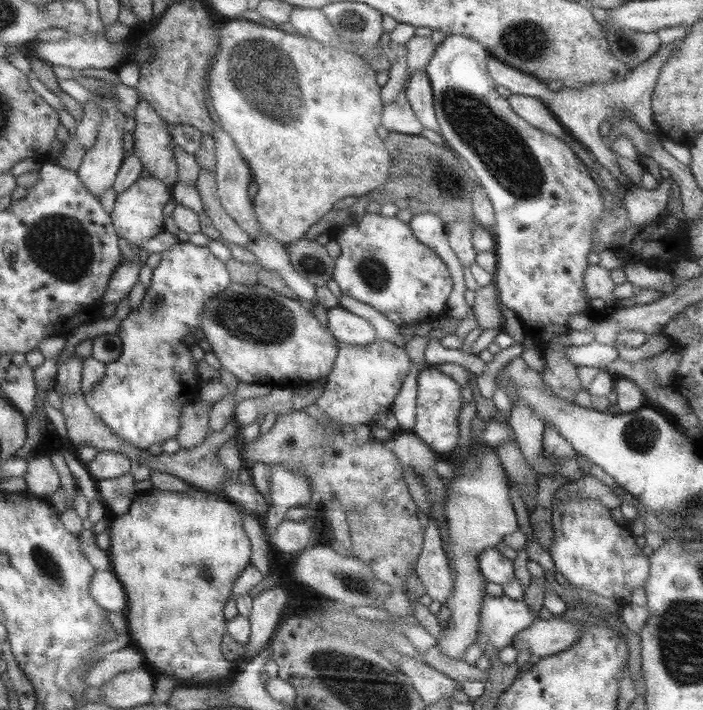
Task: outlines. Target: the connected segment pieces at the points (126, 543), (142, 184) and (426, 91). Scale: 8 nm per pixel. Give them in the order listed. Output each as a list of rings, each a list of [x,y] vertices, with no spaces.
[[[152,487],[145,492],[138,493],[132,501],[132,505],[127,513],[113,516],[108,525],[111,538],[109,547],[112,558],[112,570],[118,575],[123,587],[127,592],[129,607],[126,616],[128,620],[128,632],[136,640],[136,644],[143,650],[146,663],[148,662],[157,671],[166,673],[178,680],[181,686],[210,686],[219,685],[232,676],[232,666],[235,662],[226,660],[221,649],[221,642],[226,632],[227,620],[222,612],[224,604],[231,598],[232,586],[238,580],[240,574],[246,566],[250,566],[251,544],[250,539],[243,529],[243,512],[232,500],[226,496],[210,494],[211,492],[194,488],[186,491],[167,491]]]
[[[140,177],[128,190],[116,197],[114,210],[110,215],[115,233],[135,249],[140,249],[143,242],[164,230],[165,218],[162,209],[166,202],[173,198],[172,189],[172,186],[166,186],[157,178]]]
[[[418,69],[411,74],[405,93],[423,128],[434,130],[441,135],[434,108],[433,88],[426,69]]]

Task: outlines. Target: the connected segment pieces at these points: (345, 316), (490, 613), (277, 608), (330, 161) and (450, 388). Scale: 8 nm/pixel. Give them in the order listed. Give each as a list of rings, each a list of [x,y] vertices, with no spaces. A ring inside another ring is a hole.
[[[340,305],[327,309],[327,318],[327,328],[340,343],[364,346],[378,340],[376,329],[370,322]]]
[[[486,595],[483,598],[480,615],[481,625],[479,626],[479,633],[474,643],[479,644],[483,652],[488,647],[494,647],[499,651],[502,647],[510,645],[511,640],[518,632],[528,628],[535,621],[535,612],[525,601],[524,597],[516,600],[506,595]]]
[[[280,586],[266,588],[259,592],[253,598],[253,607],[249,616],[251,622],[251,637],[250,642],[245,645],[245,654],[241,661],[243,664],[249,663],[254,656],[258,656],[260,651],[266,648],[270,642],[274,631],[279,627],[280,621],[283,619],[284,608],[288,606],[289,600],[288,591],[283,590]]]
[[[225,20],[221,28],[221,51],[213,64],[209,78],[209,94],[213,107],[218,113],[221,126],[237,144],[238,150],[247,160],[253,174],[254,190],[252,194],[254,213],[262,229],[272,236],[272,239],[282,244],[290,244],[304,239],[311,226],[328,214],[333,206],[348,196],[361,197],[372,194],[380,186],[389,183],[391,158],[384,142],[381,130],[383,115],[383,100],[381,86],[377,83],[377,72],[352,51],[322,44],[300,34],[290,34],[279,28],[268,28],[247,20]]]
[[[434,364],[418,374],[416,422],[412,432],[440,455],[452,452],[459,441],[459,416],[463,406],[462,387]]]

